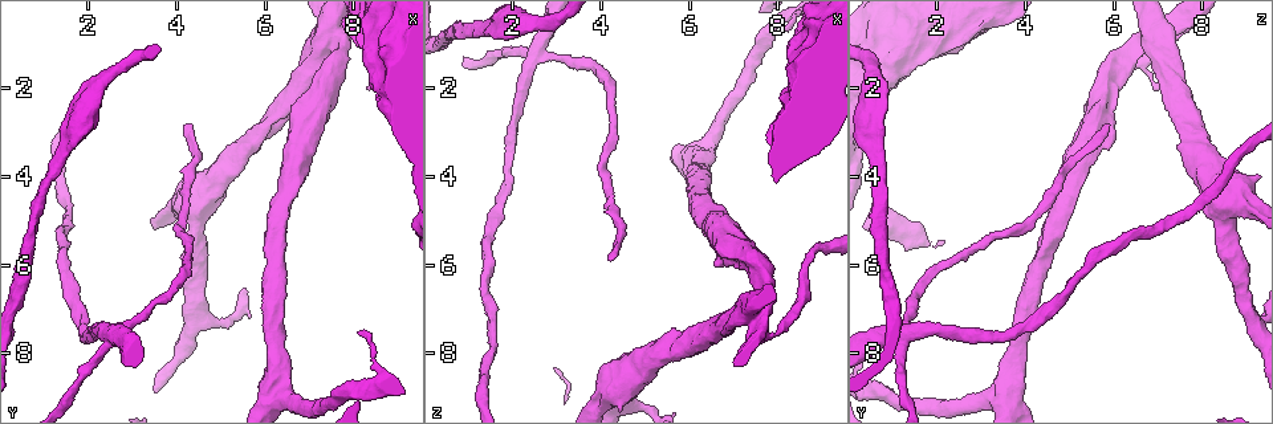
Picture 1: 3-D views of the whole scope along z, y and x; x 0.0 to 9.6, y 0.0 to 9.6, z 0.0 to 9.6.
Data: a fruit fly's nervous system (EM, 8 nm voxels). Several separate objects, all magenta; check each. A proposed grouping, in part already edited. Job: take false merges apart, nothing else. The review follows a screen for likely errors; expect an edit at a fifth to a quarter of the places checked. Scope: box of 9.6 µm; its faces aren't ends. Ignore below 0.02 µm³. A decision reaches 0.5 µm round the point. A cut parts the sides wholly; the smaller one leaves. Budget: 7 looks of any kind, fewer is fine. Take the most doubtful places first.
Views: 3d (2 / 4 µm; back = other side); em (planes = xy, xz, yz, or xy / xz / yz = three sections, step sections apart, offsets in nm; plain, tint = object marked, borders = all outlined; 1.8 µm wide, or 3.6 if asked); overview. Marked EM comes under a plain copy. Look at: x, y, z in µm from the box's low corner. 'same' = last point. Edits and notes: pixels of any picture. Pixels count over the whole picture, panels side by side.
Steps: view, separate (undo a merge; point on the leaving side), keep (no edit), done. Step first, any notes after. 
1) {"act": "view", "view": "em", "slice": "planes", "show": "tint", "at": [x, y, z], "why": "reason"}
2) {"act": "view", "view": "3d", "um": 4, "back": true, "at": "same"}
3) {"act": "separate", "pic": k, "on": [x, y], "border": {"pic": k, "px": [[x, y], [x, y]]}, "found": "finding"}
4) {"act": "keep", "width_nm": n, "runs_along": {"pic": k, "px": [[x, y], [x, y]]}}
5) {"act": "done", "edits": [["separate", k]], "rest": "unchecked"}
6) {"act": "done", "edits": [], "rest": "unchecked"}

{"act": "view", "view": "3d", "um": 4, "back": true, "at": [7.75, 0.85, 6.70], "why": "looks like a crossing"}

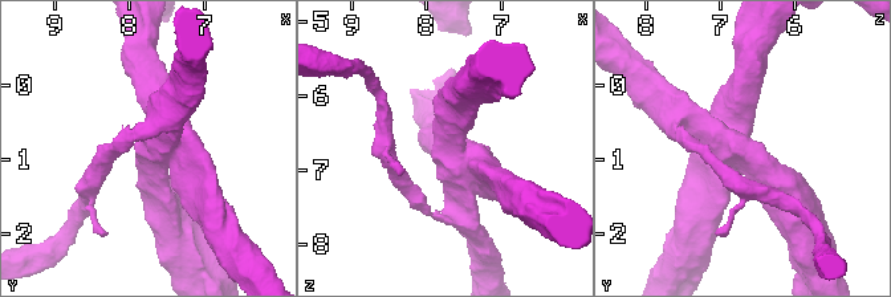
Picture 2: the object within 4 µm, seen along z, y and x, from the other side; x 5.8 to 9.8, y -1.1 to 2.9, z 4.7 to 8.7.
{"act": "view", "view": "em", "um": 3.6, "slice": "yz", "step": 8, "show": "tint", "at": [7.70, 0.85, 6.70], "arms": 4, "why": "need the tissue"}

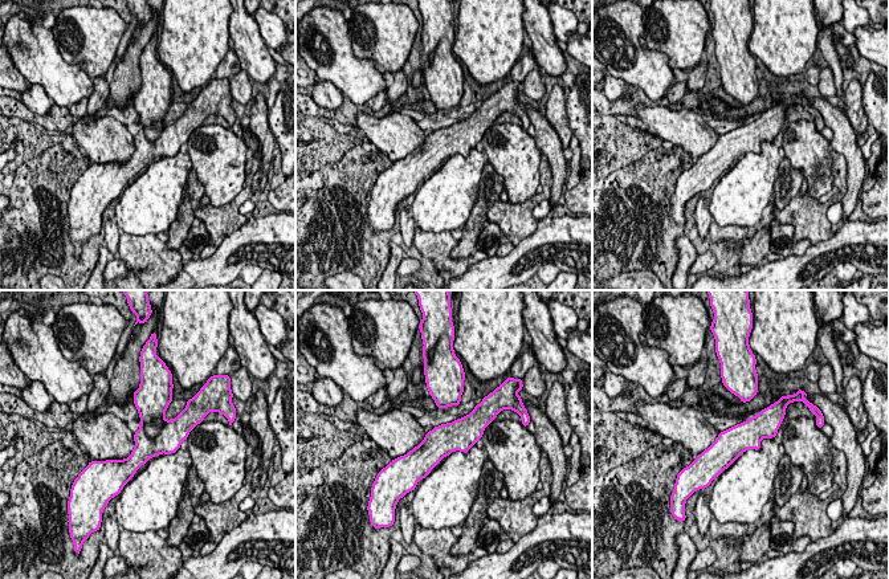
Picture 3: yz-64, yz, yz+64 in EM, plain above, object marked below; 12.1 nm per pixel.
{"act": "view", "view": "em", "um": 3.6, "slice": "xy", "step": 16, "show": "borders", "at": "same", "why": "another direction"}

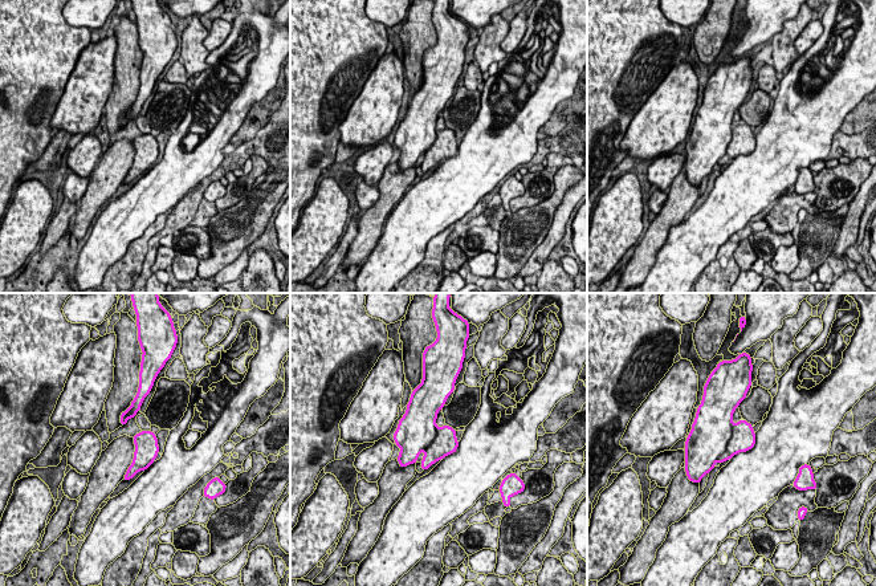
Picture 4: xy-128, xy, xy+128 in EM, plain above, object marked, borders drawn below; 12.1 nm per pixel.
{"act": "separate", "pic": 4, "on": [742, 439], "border": {"pic": 4, "px": [[733, 424], [726, 448], [716, 460]]}, "found": "two cells meet here"}

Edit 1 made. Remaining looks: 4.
{"act": "view", "view": "overview", "why": "redraw"}

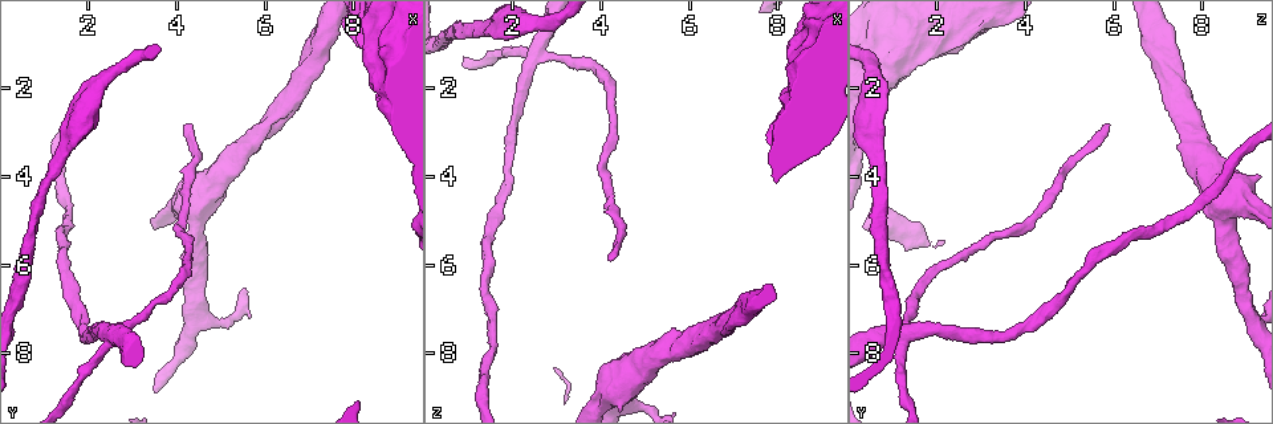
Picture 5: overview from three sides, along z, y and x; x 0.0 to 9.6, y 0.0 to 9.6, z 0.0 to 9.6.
{"act": "view", "view": "3d", "um": 4, "at": [2.55, 7.55, 1.20], "why": "four-way junction"}

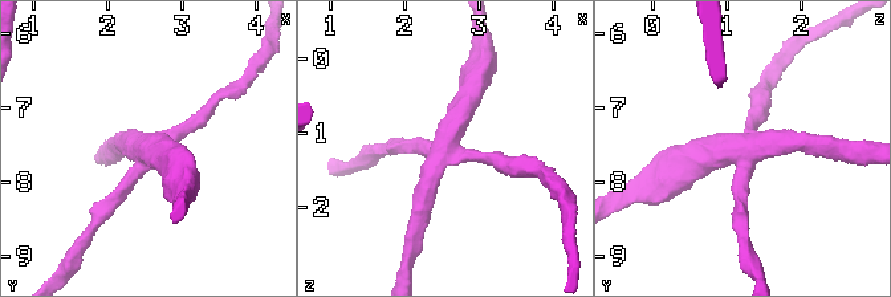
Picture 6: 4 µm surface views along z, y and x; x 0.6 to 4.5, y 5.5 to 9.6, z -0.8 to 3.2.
{"act": "view", "view": "em", "slice": "xz", "step": 4, "show": "tint", "at": [2.60, 7.55, 1.25], "arms": 4}

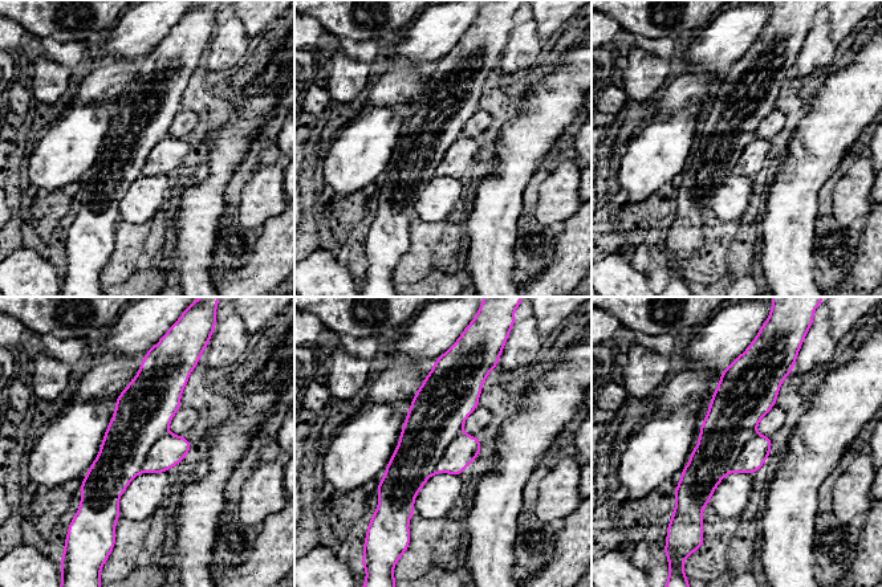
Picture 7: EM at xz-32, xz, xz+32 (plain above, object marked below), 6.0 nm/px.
{"act": "view", "view": "em", "slice": "planes", "show": "borders", "at": "same"}

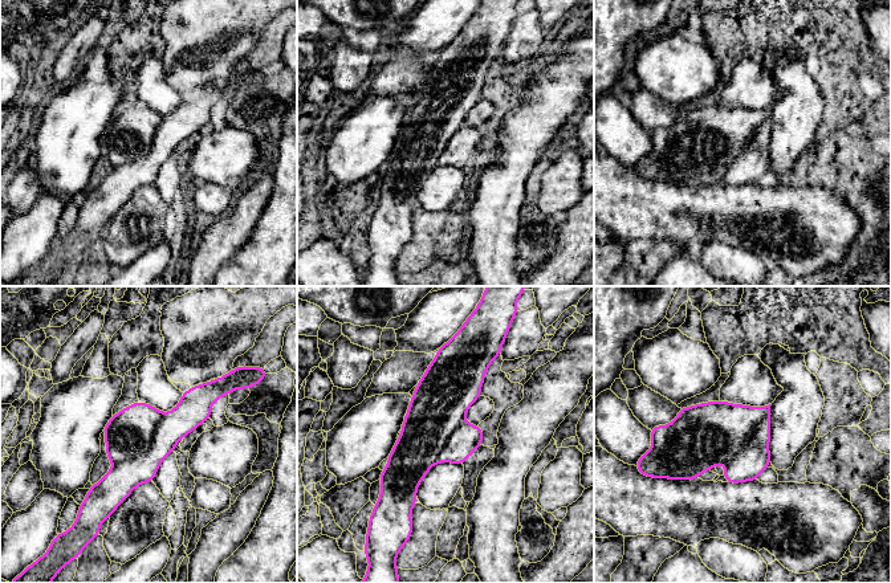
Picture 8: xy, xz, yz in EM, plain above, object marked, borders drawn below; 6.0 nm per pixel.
{"act": "separate", "pic": 8, "on": [123, 477], "width_nm": 380, "border": {"pic": 8, "px": [[163, 414], [150, 447], [114, 464]]}, "found": "a second cell is stuck on"}

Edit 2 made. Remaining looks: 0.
{"act": "done", "edits": [["separate", 4], ["separate", 8]], "rest": "unchecked"}

